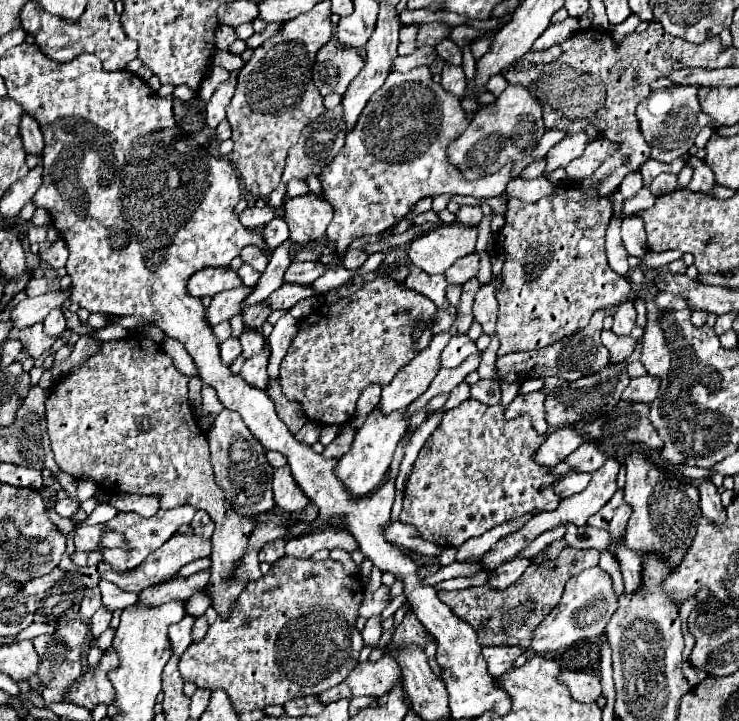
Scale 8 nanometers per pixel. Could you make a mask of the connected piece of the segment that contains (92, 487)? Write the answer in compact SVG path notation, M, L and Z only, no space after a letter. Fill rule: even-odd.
M92 479L78 481L78 497L80 497L80 501L90 499L90 497L96 493L96 489L98 489L98 485L96 485Z

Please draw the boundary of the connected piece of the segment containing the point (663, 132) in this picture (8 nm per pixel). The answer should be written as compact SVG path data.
M666 87L660 89L660 93L652 93L636 107L636 117L640 123L640 131L650 145L650 157L662 163L670 163L676 157L682 157L688 153L688 149L694 145L696 135L702 127L710 127L712 131L718 131L720 125L716 125L700 107L696 97L696 87Z

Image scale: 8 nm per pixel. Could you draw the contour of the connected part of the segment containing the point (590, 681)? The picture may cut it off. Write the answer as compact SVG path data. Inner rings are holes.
M562 671L560 679L570 689L572 699L578 701L578 703L596 703L596 699L602 695L600 677L594 675L594 673Z

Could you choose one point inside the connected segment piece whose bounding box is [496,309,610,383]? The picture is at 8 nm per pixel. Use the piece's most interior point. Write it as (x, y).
(580, 354)

